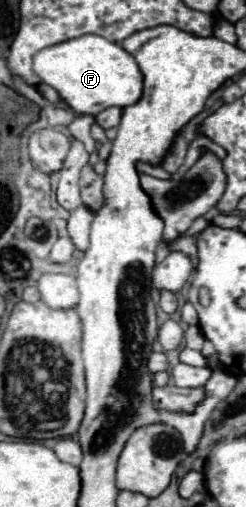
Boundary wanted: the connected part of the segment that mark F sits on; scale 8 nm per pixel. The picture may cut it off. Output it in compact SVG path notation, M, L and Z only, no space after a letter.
M84 34L50 48L40 50L34 56L34 72L58 90L60 98L68 102L74 112L98 116L110 106L132 106L142 98L142 72L130 52L120 44L110 42L98 34Z

